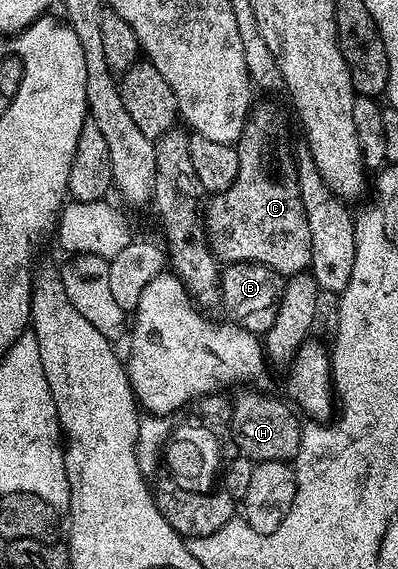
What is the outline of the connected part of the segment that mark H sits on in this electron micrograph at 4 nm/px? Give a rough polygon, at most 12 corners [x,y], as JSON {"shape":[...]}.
{"shape":[[242,388],[230,404],[238,450],[293,461],[302,422],[280,400]]}

